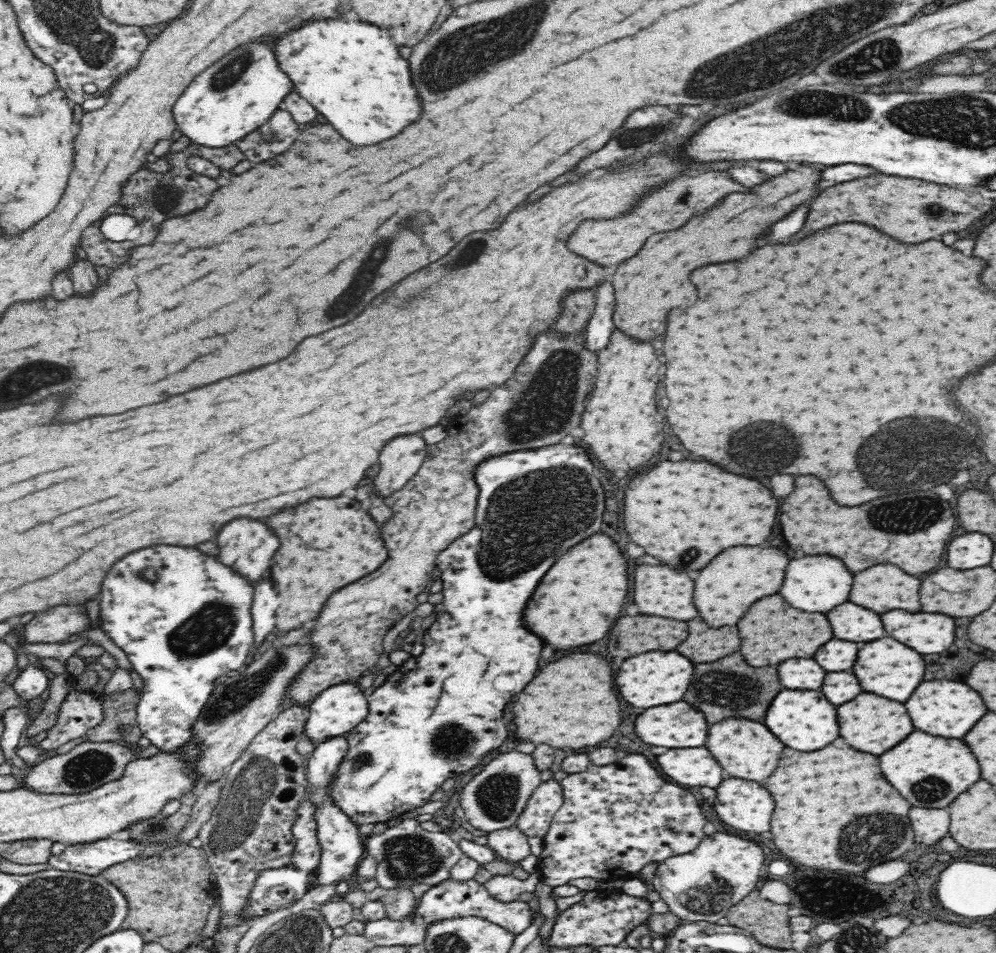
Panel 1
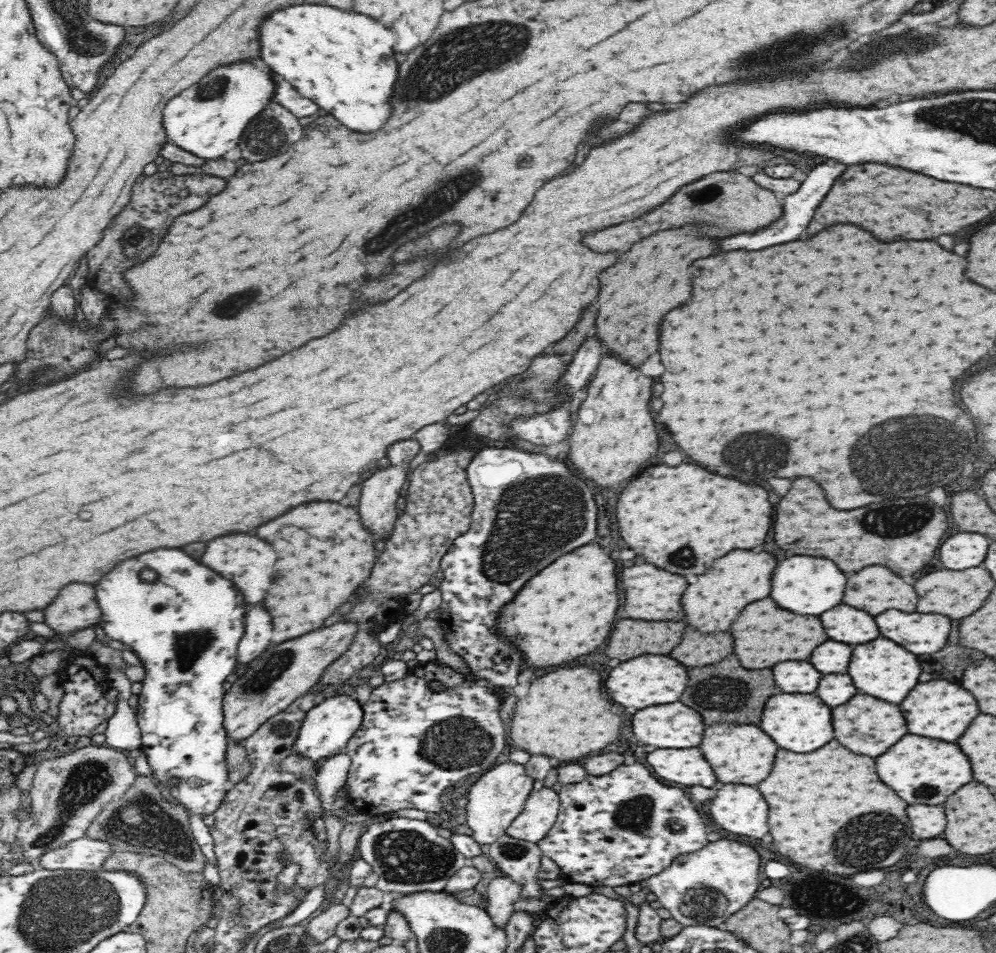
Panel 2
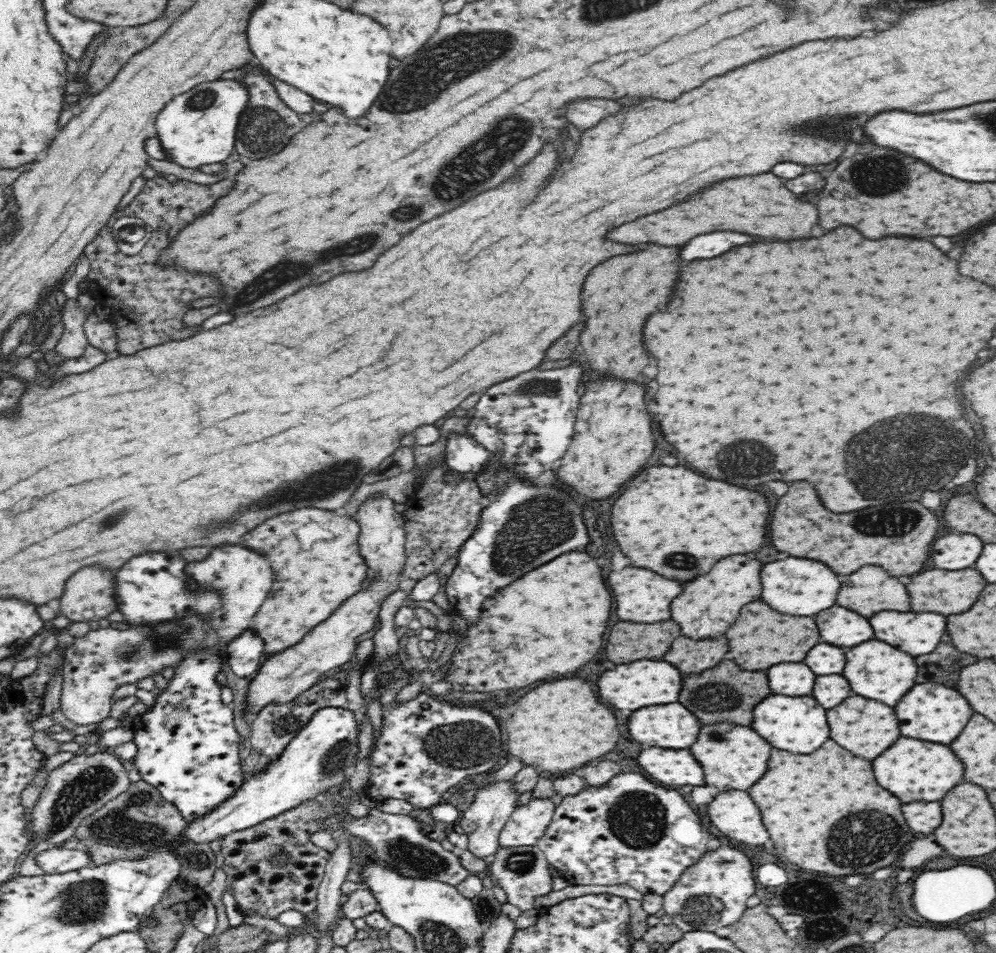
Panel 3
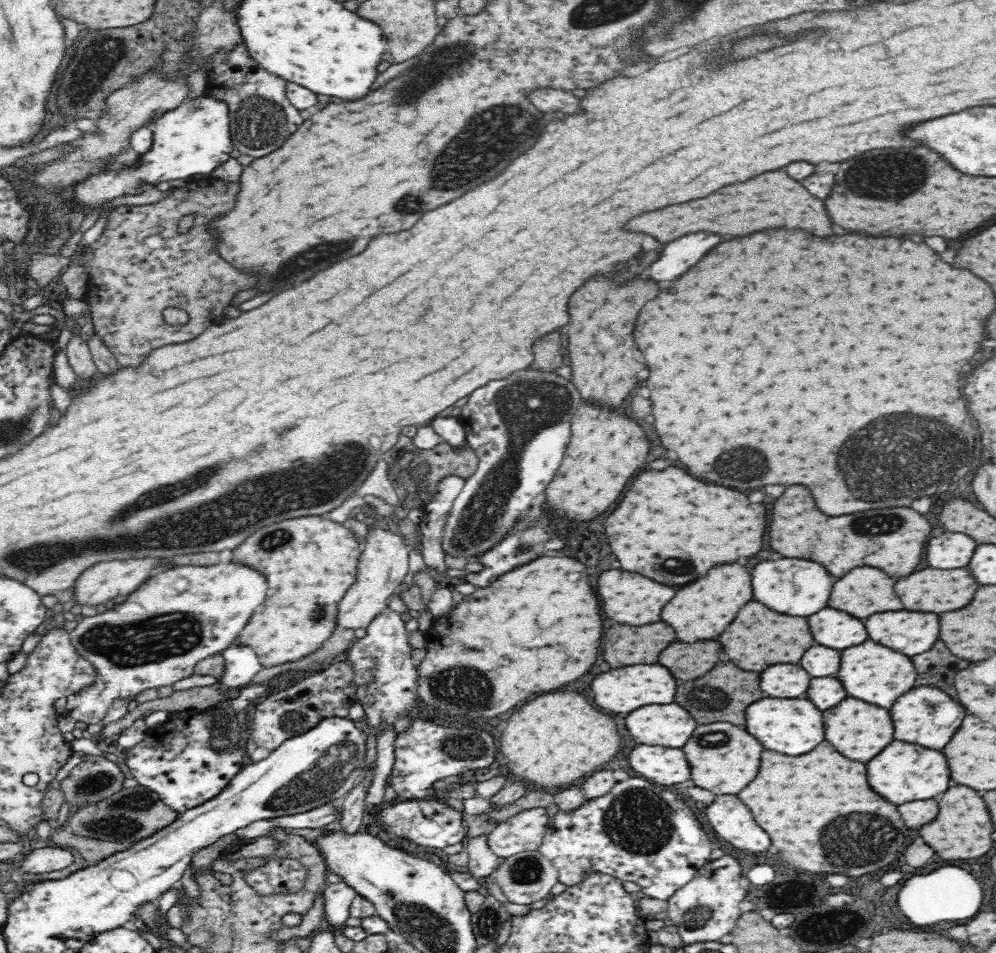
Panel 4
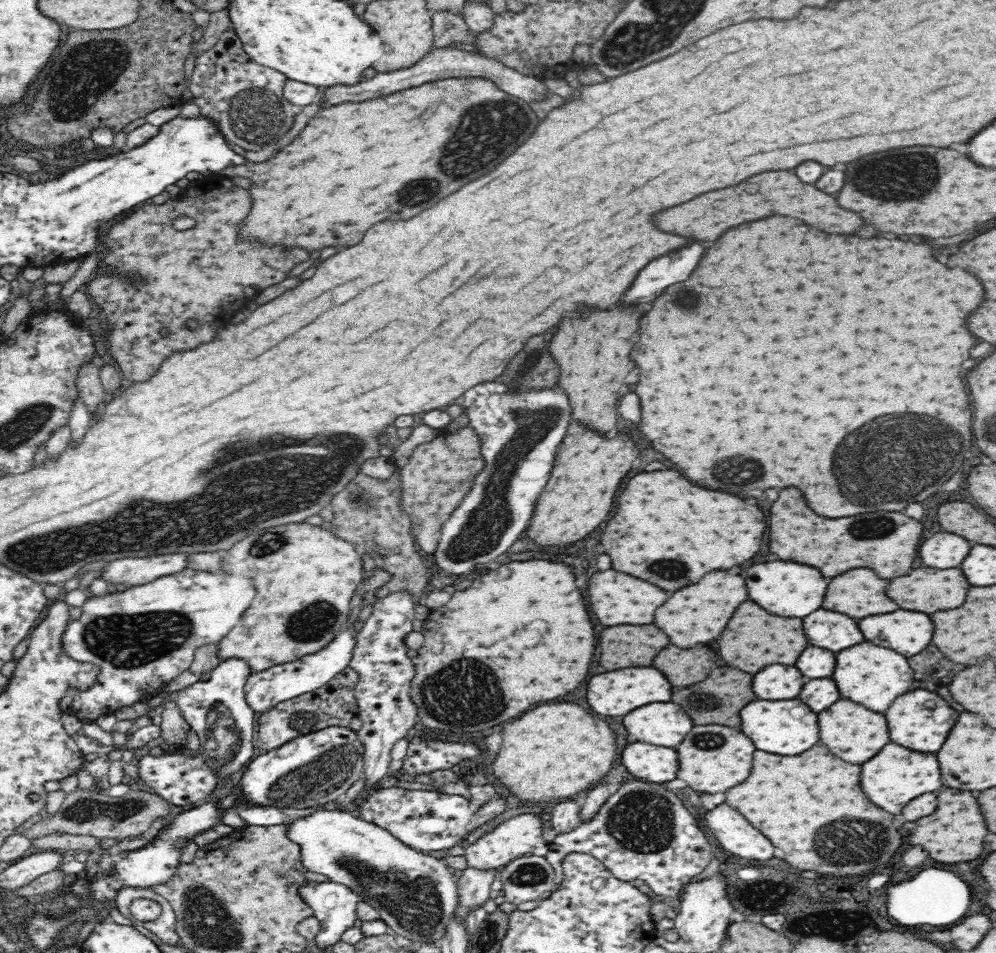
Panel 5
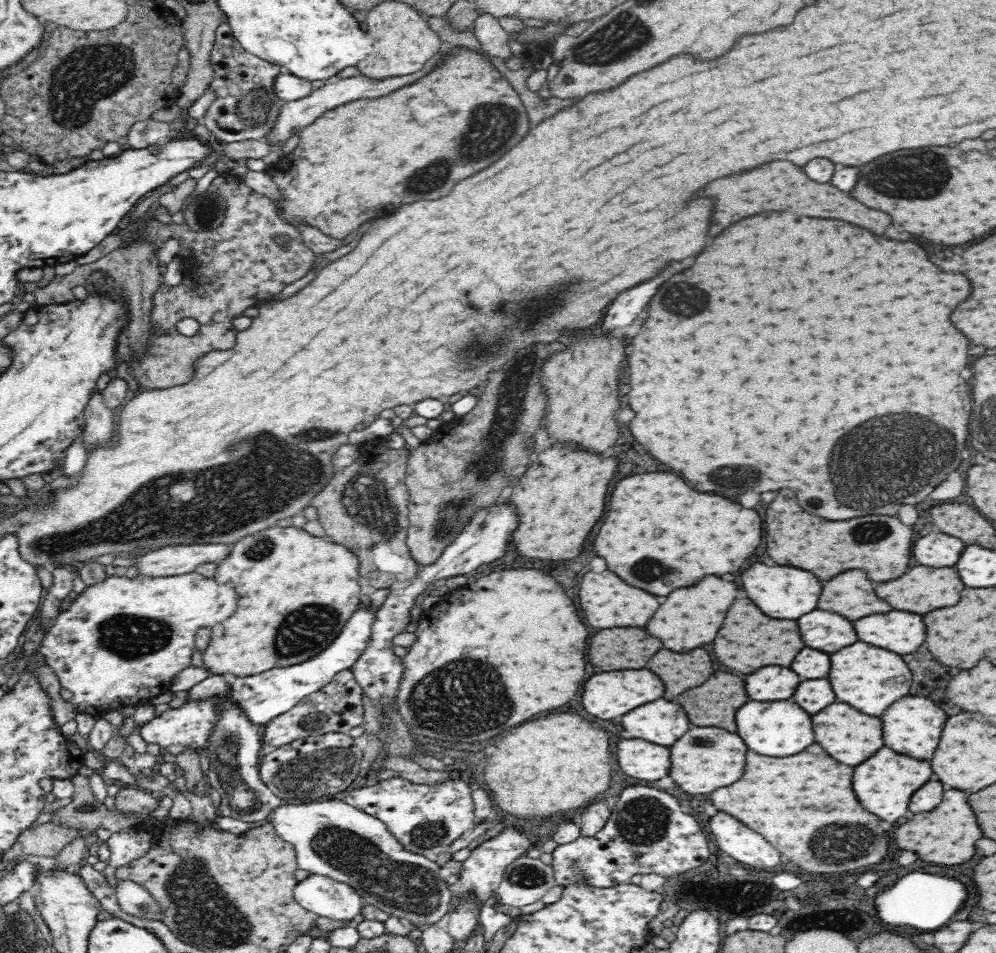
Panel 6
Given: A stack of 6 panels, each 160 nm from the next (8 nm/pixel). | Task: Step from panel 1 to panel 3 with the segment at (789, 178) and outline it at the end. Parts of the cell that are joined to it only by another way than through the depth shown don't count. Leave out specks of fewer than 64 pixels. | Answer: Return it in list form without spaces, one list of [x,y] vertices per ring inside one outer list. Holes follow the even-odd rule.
[[[646,244],[644,250],[610,258],[590,272],[582,294],[586,328],[580,336],[584,356],[588,360],[590,378],[612,374],[622,380],[634,380],[650,362],[650,354],[642,342],[642,328],[650,314],[670,300],[672,288],[678,282],[682,246]]]

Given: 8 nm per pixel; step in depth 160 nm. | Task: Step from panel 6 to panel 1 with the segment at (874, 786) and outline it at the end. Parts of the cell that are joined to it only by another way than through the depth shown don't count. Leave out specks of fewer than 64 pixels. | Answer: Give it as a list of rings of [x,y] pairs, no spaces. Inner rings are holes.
[[[912,732],[898,746],[880,756],[880,768],[884,778],[912,802],[912,806],[924,808],[946,808],[952,800],[968,790],[980,776],[980,764],[972,750],[956,738],[930,736],[926,732]]]

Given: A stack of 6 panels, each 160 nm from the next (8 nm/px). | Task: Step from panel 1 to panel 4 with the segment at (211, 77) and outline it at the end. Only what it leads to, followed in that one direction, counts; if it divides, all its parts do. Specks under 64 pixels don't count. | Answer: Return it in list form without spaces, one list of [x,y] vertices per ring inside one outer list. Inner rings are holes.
[[[205,93],[190,96],[190,100],[162,113],[150,124],[153,143],[151,149],[141,155],[137,167],[122,166],[121,169],[108,169],[88,177],[74,188],[72,202],[78,204],[78,210],[82,204],[93,208],[124,194],[138,194],[142,190],[140,184],[144,182],[154,185],[178,178],[189,180],[193,175],[197,178],[208,177],[216,166],[230,160],[233,142],[229,126],[229,104]]]

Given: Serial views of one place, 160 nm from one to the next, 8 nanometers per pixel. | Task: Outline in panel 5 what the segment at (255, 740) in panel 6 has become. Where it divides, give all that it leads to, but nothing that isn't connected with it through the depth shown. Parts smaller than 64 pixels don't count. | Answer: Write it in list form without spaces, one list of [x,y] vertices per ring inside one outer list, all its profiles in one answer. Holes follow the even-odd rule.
[[[230,657],[210,672],[207,681],[197,681],[190,688],[172,692],[172,694],[158,694],[151,696],[148,705],[153,716],[157,716],[162,702],[174,700],[180,707],[182,716],[196,732],[200,740],[200,755],[204,761],[224,779],[231,773],[244,769],[254,754],[254,711],[245,698],[245,684],[253,673],[243,658]],[[238,806],[236,813],[244,819],[248,825],[276,826],[280,824],[290,825],[300,818],[310,816],[311,810],[294,810],[292,808],[255,808],[255,806]]]

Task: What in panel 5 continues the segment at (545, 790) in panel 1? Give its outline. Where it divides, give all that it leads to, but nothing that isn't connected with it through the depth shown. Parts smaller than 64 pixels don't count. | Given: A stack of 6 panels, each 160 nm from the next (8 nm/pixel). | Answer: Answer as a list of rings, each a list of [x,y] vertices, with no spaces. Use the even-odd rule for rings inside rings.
[[[536,813],[520,814],[507,819],[488,834],[484,834],[482,838],[478,838],[476,842],[465,844],[467,863],[474,868],[502,868],[511,860],[520,858],[524,854],[545,856],[549,850],[549,843],[542,837],[545,824],[545,817]]]

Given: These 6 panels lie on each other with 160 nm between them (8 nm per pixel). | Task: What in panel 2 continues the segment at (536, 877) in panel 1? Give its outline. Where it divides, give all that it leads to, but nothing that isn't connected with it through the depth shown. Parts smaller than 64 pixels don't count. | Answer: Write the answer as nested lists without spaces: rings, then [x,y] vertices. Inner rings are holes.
[[[499,874],[488,884],[487,913],[496,926],[505,927],[515,912],[514,903],[522,897],[524,885],[512,880],[511,877]]]

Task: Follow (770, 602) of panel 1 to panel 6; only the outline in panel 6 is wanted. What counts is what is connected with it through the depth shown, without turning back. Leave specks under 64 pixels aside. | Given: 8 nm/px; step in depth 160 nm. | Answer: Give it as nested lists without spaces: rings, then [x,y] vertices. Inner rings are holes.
[[[746,598],[746,600],[736,600],[732,604],[716,640],[712,642],[712,648],[722,666],[744,674],[752,674],[760,666],[770,666],[770,664],[790,666],[794,662],[794,656],[804,648],[804,642],[800,638],[798,622],[766,618],[766,614],[762,614],[758,606]]]

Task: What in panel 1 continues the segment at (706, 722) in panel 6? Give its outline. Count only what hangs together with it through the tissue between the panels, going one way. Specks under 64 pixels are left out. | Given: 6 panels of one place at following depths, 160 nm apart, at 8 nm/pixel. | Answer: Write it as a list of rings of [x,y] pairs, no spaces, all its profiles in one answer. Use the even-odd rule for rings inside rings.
[[[734,652],[716,662],[698,664],[694,672],[696,674],[692,678],[690,690],[686,690],[686,694],[684,694],[684,700],[690,702],[694,708],[702,710],[706,714],[706,720],[712,724],[716,724],[724,718],[736,718],[736,716],[744,716],[750,720],[762,720],[766,716],[766,710],[768,710],[772,698],[782,690],[782,686],[778,682],[776,666],[754,668],[744,660],[744,656],[740,652]]]

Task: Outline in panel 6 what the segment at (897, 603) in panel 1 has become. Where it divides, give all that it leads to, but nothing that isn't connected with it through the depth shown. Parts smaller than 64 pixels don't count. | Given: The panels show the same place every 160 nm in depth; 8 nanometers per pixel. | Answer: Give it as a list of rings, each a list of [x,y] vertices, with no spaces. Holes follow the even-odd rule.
[[[848,570],[828,580],[818,600],[818,608],[834,610],[850,620],[892,610],[892,606],[874,594],[872,580],[862,570]]]

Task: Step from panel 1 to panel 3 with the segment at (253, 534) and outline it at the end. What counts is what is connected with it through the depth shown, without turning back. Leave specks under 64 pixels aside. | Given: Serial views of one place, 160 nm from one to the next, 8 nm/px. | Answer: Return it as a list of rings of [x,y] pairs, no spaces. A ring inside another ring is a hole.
[[[218,546],[214,548],[206,560],[202,562],[190,562],[186,566],[186,574],[192,576],[200,586],[210,586],[214,588],[222,600],[224,608],[214,611],[205,621],[198,617],[184,617],[177,621],[168,621],[161,625],[142,625],[139,627],[111,625],[106,629],[89,631],[83,638],[75,638],[75,641],[65,650],[63,655],[63,683],[60,696],[60,709],[68,720],[78,726],[86,726],[102,722],[110,716],[110,702],[114,690],[120,688],[122,684],[136,683],[140,678],[151,677],[156,672],[168,673],[172,666],[176,666],[194,646],[217,646],[226,648],[228,643],[240,636],[252,622],[256,610],[260,604],[266,600],[270,588],[272,588],[272,568],[270,562],[254,552],[246,550],[244,546]]]

